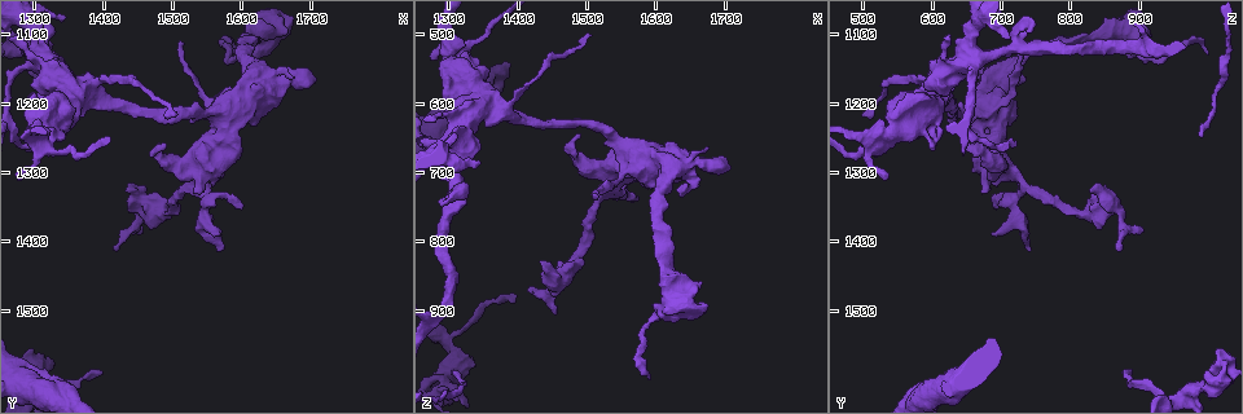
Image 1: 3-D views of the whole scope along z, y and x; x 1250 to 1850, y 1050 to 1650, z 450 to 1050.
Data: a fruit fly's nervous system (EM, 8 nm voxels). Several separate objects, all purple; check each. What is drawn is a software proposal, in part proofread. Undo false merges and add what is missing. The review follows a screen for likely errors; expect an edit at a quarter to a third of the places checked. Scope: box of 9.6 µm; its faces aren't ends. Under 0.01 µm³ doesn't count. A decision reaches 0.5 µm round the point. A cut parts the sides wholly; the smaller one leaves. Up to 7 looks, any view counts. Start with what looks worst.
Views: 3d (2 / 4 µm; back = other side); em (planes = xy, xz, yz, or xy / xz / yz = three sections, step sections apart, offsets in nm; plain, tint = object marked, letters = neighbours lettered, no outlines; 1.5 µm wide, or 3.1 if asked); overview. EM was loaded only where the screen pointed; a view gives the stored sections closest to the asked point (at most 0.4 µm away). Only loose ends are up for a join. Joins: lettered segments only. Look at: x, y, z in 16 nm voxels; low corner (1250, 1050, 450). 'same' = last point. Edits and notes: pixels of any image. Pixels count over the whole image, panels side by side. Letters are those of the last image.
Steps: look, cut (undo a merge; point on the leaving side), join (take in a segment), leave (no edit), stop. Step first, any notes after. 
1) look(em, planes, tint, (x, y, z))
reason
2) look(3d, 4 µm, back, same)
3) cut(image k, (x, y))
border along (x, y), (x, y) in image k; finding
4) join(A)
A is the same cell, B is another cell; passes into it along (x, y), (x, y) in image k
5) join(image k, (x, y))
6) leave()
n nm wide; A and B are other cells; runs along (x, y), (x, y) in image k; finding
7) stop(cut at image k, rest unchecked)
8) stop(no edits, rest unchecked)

look(em, xy, step 8, tint, (1295, 1610, 1000))
arms run side by side

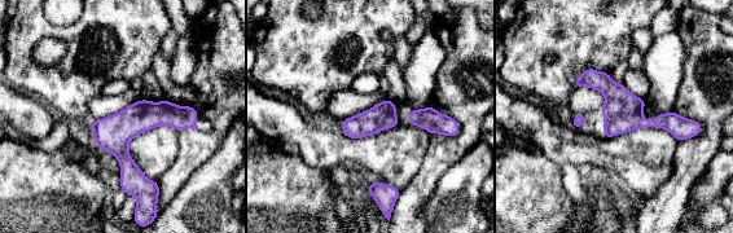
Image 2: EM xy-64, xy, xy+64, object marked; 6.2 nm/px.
look(em, planes, letters, same)

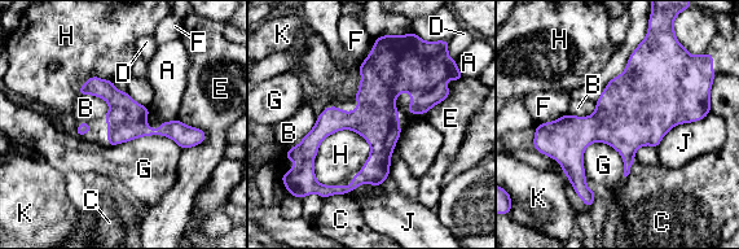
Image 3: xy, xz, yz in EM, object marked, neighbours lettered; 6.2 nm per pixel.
leave()
A, B, C, D, E, F, G, H, J and K are other cells; border along (370, 145), (328, 135), (316, 180) in image 3; all the same cell

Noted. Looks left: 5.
look(em, planes, tint, (1590, 1130, 1000))
free end

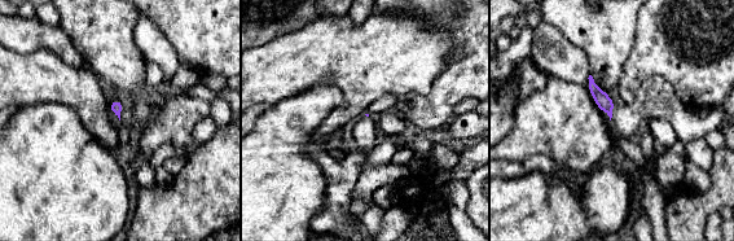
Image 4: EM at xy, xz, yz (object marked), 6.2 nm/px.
look(em, planes, letters, same)

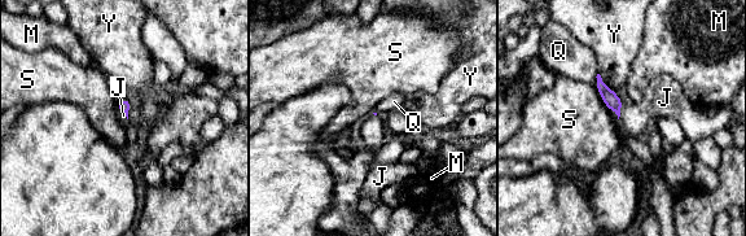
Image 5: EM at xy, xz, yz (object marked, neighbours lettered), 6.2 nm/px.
join(J)
J is the same cell, M, Q, S and Y are other cells; it goes on there

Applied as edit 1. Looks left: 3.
look(overview)
redraw

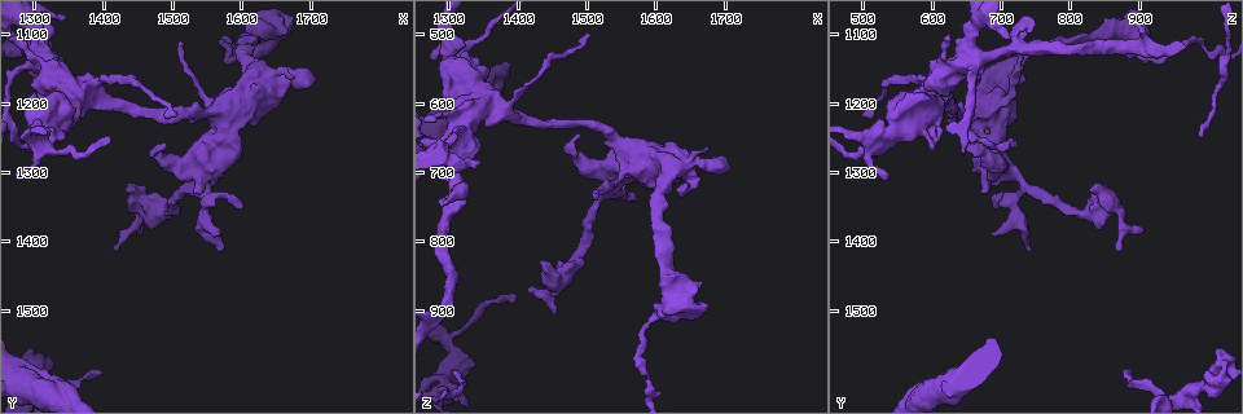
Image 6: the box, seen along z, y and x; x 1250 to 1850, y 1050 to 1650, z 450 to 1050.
look(3d, 4 µm, (1400, 1590, 885))

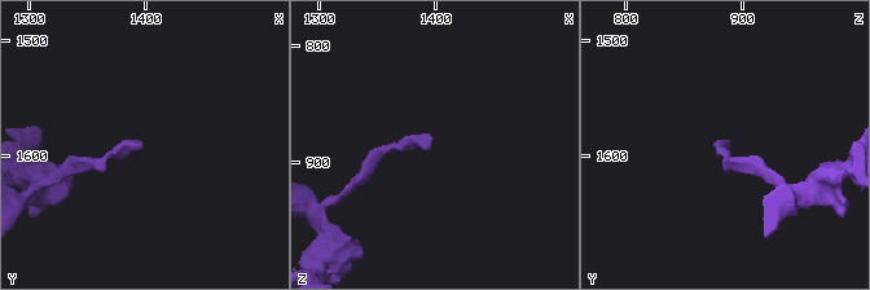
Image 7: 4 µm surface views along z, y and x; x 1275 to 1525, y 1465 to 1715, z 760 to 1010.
look(em, planes, letters, (1396, 1590, 882))
need the tissue

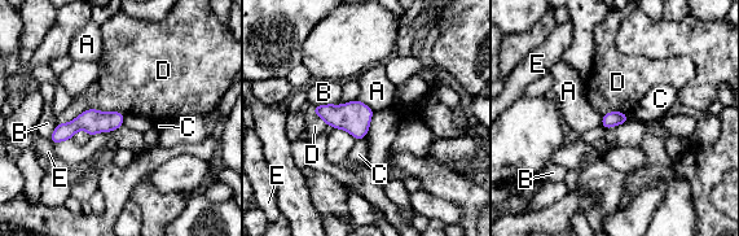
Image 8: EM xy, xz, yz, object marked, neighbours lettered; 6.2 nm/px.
leave()
A, B, C, D and E are other cells; runs along (121, 117), (83, 121), (53, 138) in image 8; none of them fits

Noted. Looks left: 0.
stop(join at image 5, rest unchecked)

